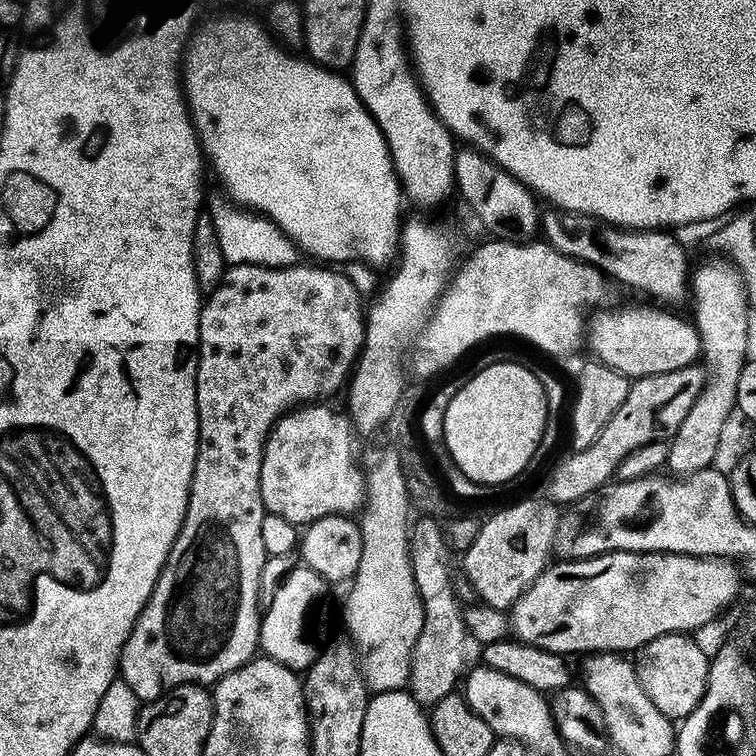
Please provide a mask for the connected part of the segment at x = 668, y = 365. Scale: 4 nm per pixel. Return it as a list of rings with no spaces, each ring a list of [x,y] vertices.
[[[628,304],[625,306],[624,309],[621,310],[621,312],[600,312],[597,311],[595,313],[596,321],[591,321],[590,327],[587,329],[586,332],[586,344],[588,340],[588,344],[590,347],[593,348],[595,359],[601,360],[603,364],[609,364],[611,368],[617,368],[619,372],[629,378],[637,378],[642,376],[650,376],[650,375],[660,375],[660,374],[666,374],[668,371],[674,371],[678,370],[679,368],[686,367],[688,365],[695,365],[697,363],[698,357],[701,355],[700,353],[700,335],[696,330],[696,325],[692,322],[689,322],[687,320],[684,321],[682,317],[675,316],[674,313],[672,313],[672,310],[665,310],[663,307],[660,306],[652,306],[656,308],[643,308],[640,304]]]

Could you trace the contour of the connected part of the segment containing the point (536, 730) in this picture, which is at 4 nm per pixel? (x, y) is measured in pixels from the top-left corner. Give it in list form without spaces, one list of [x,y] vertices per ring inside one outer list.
[[[479,667],[473,672],[471,669],[463,677],[462,695],[470,707],[491,726],[493,733],[509,740],[518,740],[529,749],[541,748],[544,752],[554,751],[556,738],[558,739],[558,725],[549,701],[548,704],[544,701],[545,693],[498,669]]]

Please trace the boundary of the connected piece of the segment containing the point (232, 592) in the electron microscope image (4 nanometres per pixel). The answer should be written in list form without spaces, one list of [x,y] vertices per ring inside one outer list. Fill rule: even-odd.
[[[297,262],[282,268],[254,264],[233,264],[225,267],[223,278],[207,293],[200,309],[200,342],[196,357],[196,419],[200,421],[200,438],[196,446],[192,483],[188,486],[188,509],[180,532],[176,535],[174,546],[168,551],[168,561],[160,571],[160,577],[146,606],[140,611],[140,617],[132,625],[132,633],[128,636],[124,650],[120,654],[119,675],[123,683],[129,684],[141,701],[151,701],[165,690],[179,684],[215,685],[216,681],[238,670],[257,655],[262,619],[262,608],[259,608],[261,607],[259,580],[266,561],[266,553],[262,546],[262,522],[266,511],[262,494],[259,493],[259,472],[263,462],[265,440],[273,424],[293,406],[319,401],[321,398],[326,398],[322,396],[328,396],[331,392],[338,391],[340,387],[343,389],[361,355],[366,339],[366,312],[365,309],[364,312],[360,309],[362,293],[347,279],[343,271],[332,266],[321,266],[316,262],[304,263],[308,264]]]

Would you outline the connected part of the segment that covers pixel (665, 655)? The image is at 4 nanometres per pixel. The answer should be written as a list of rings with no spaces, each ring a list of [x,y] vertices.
[[[688,634],[660,636],[645,644],[639,653],[638,675],[646,694],[662,710],[662,714],[673,722],[680,722],[698,706],[707,688],[710,656],[692,641]]]

